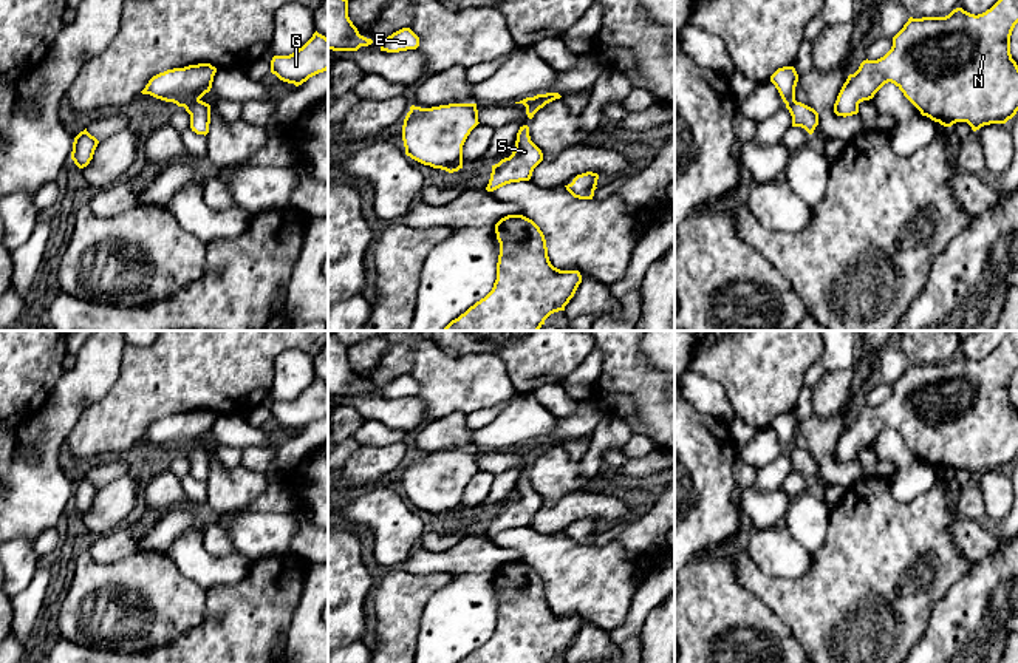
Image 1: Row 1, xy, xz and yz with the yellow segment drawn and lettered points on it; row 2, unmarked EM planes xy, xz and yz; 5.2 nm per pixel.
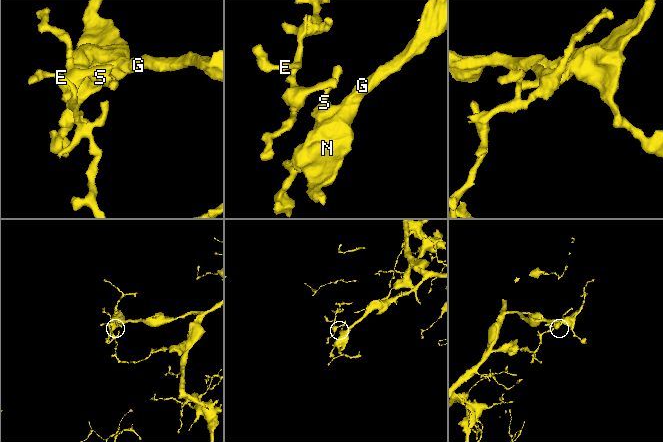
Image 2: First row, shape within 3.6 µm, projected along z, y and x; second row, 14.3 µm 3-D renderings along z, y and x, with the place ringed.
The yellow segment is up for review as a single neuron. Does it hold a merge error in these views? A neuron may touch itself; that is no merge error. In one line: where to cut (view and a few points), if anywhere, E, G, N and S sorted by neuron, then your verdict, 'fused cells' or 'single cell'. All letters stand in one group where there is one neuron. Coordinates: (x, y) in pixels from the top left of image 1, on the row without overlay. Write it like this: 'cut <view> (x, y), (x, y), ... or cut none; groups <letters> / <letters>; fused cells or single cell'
cut xy (198, 444), (181, 452); groups E / G N S; fused cells

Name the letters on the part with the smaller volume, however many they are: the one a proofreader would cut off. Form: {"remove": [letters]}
{"remove": ["E"]}

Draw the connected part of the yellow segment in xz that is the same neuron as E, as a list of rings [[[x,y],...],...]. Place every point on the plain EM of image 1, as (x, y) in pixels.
[[[402,374],[382,386],[379,393],[381,397],[387,399],[416,396],[419,393],[419,383],[410,374]]]

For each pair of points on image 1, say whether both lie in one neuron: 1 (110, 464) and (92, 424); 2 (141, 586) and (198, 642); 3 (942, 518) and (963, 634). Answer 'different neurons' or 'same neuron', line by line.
1: different neurons
2: different neurons
3: different neurons

